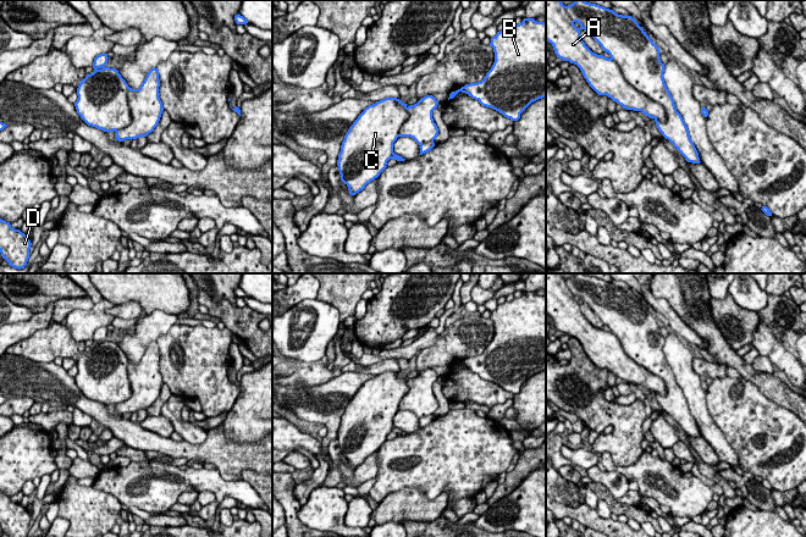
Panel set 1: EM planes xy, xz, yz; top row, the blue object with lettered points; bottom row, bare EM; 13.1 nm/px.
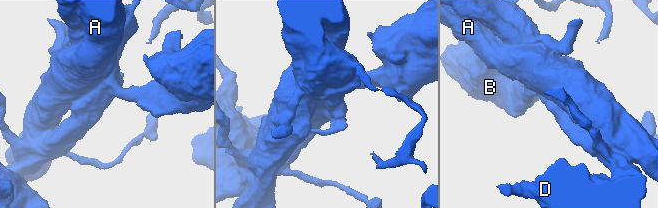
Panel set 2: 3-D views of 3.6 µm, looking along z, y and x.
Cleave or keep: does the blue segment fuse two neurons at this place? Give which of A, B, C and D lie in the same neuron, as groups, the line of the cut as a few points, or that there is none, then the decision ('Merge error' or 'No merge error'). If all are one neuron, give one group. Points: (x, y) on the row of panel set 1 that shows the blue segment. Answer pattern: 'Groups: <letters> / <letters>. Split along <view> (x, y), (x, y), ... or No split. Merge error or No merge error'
Groups: A B C D. No split. No merge error

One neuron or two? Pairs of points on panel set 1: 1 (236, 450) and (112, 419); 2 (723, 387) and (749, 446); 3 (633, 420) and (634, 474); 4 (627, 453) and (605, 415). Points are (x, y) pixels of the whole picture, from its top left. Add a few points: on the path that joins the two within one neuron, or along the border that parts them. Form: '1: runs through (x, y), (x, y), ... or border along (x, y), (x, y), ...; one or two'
1: runs through (205, 450), (174, 449), (143, 439); one
2: runs through (732, 402), (749, 420), (749, 431); one
3: border along (642, 450), (629, 465), (616, 465), (607, 453); two
4: runs through (625, 443), (625, 433), (614, 422); one

